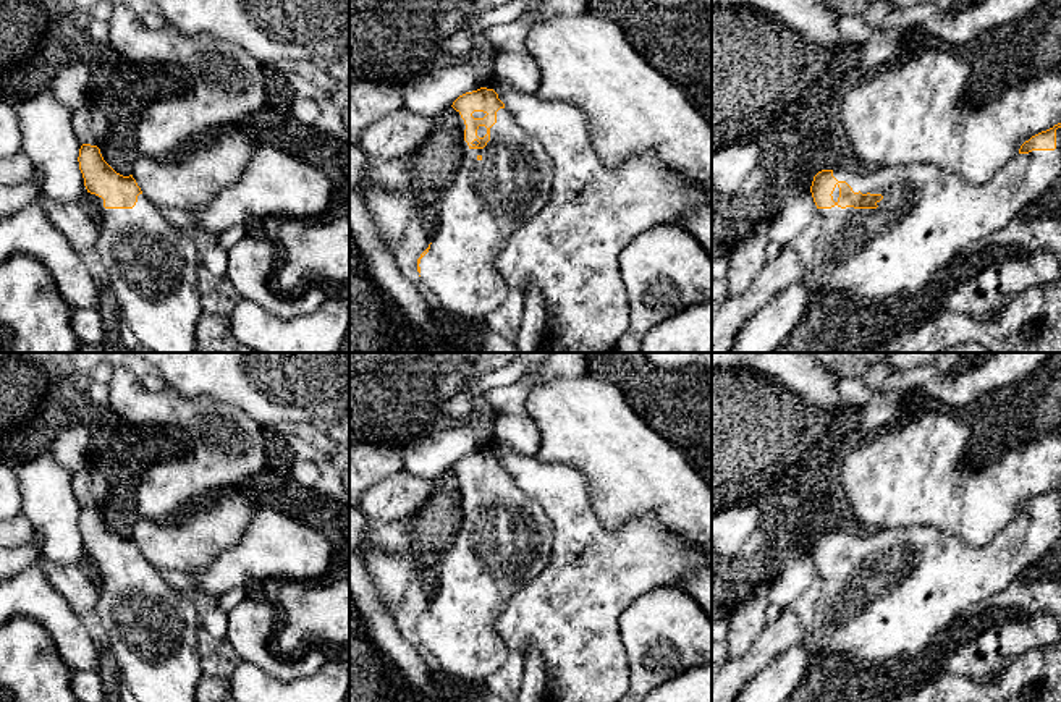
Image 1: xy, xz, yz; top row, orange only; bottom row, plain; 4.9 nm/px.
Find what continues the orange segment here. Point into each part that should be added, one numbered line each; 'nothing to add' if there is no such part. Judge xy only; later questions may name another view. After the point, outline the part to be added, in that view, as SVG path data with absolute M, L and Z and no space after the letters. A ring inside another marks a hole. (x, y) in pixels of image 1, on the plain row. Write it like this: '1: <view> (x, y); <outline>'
1: xy (151, 628); M144 556L137 558L133 571L105 571L102 560L92 560L99 571L94 611L108 634L108 649L136 700L196 702L196 689L204 676L197 652L196 632L201 623L196 607L168 586Z

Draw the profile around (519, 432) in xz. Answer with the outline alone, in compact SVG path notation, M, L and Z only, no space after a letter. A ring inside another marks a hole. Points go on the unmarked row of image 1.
M495 412L495 438L505 442L513 451L535 456L540 446L540 430L529 416Z

